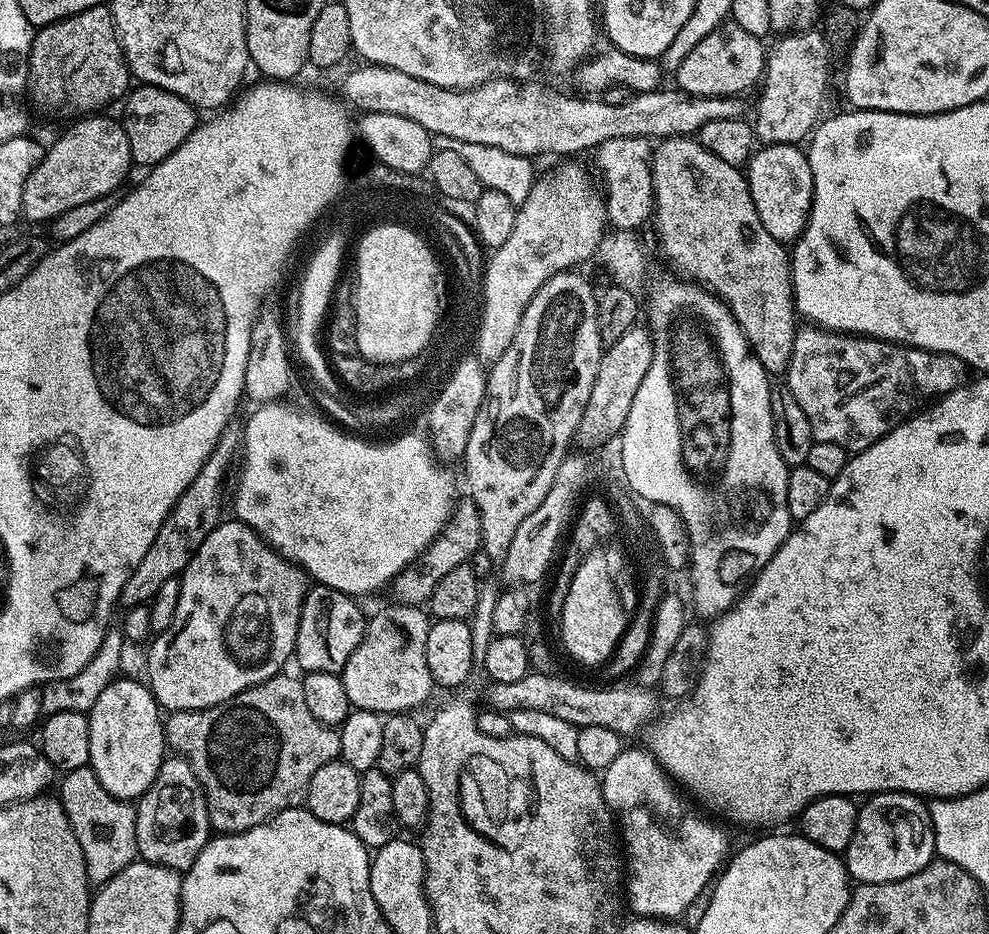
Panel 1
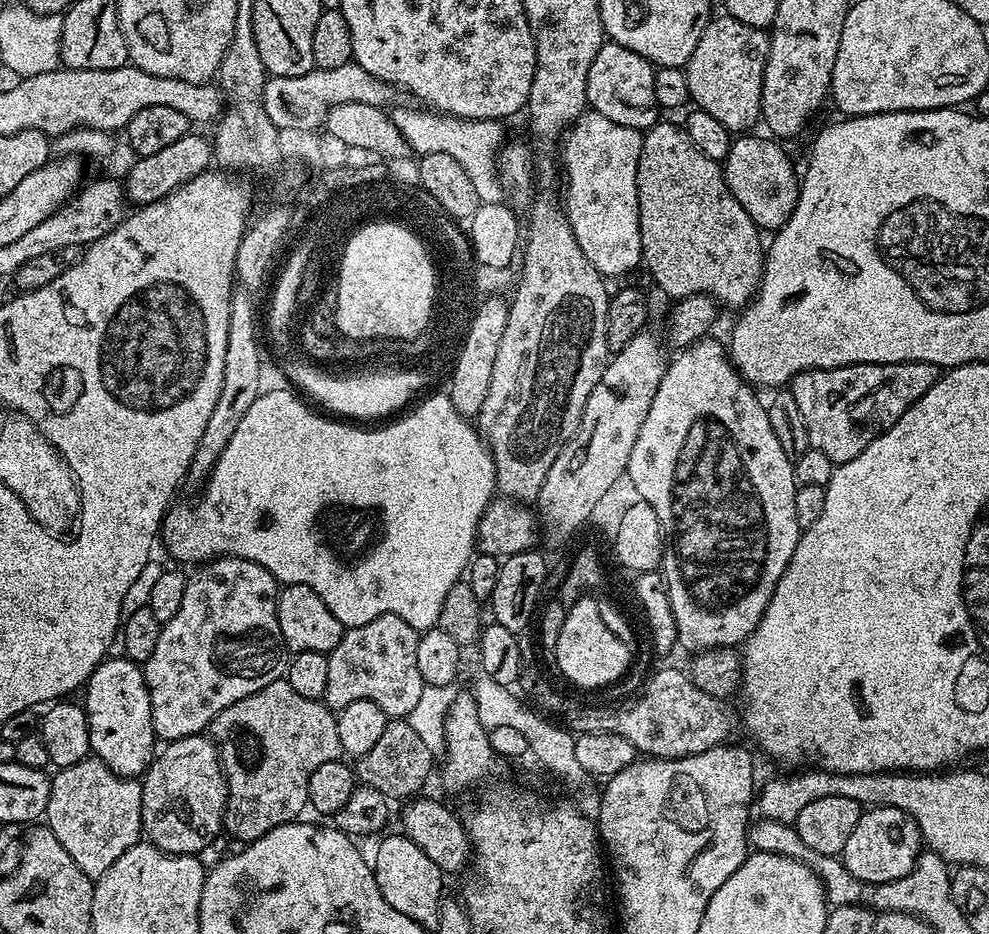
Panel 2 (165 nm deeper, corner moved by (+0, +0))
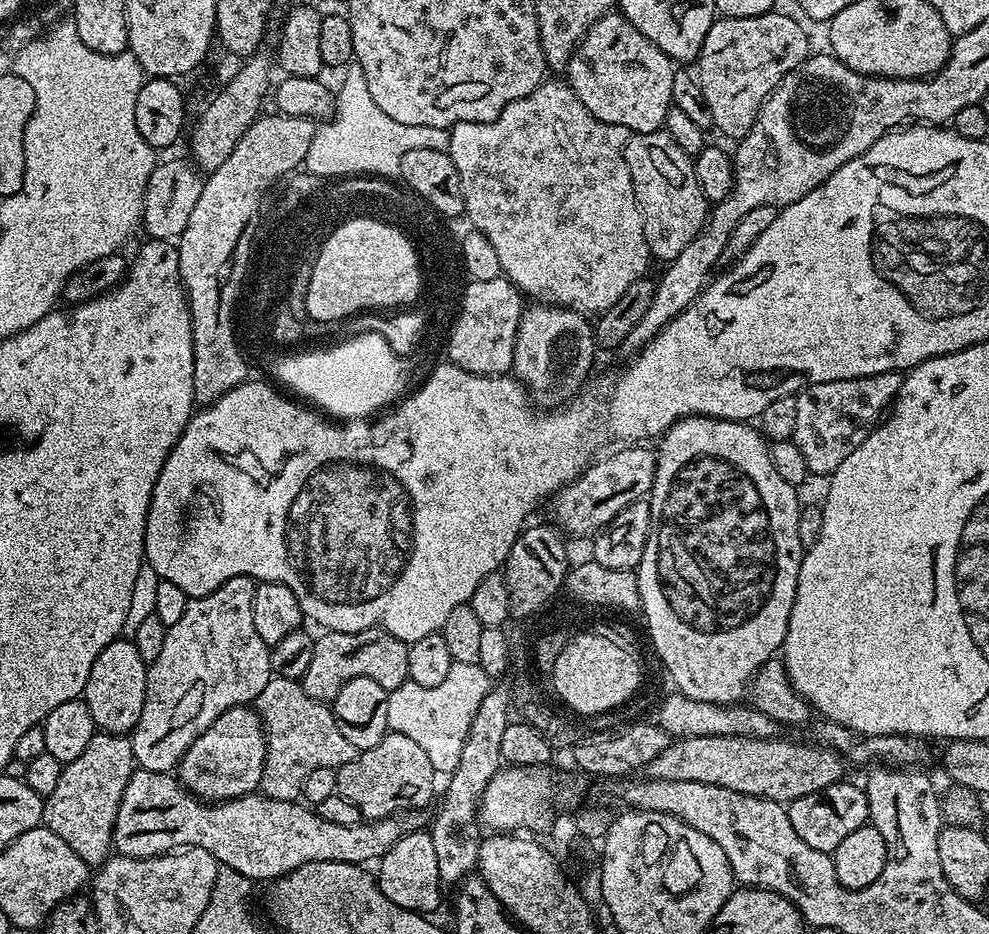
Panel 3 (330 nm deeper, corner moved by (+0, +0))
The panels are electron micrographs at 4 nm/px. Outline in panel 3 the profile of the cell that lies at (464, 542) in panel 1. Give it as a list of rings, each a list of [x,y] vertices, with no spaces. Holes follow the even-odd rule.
[[[648,446],[617,448],[620,449],[609,456],[601,455],[589,464],[583,476],[556,493],[556,520],[570,535],[595,537],[619,512],[626,510],[630,502],[645,499],[651,493],[656,477],[656,452]]]

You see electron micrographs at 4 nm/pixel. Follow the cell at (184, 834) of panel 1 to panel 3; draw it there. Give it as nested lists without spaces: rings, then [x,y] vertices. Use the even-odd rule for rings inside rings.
[[[241,706],[239,708],[231,708],[226,710],[215,720],[215,722],[208,727],[205,732],[198,737],[190,746],[190,750],[186,750],[186,754],[180,759],[178,765],[178,779],[193,796],[199,796],[201,800],[209,802],[223,802],[226,800],[233,800],[239,796],[251,796],[259,789],[260,779],[262,778],[262,770],[266,762],[266,738],[264,737],[264,723],[260,721],[260,715],[256,712],[255,707]]]

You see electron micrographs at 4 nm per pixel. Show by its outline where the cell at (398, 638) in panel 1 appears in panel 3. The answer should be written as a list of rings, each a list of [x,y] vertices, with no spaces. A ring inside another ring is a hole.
[[[379,626],[358,630],[357,632],[321,631],[314,639],[314,655],[310,658],[310,666],[306,666],[306,674],[300,685],[310,694],[310,698],[330,702],[338,694],[338,690],[350,678],[374,678],[378,686],[388,693],[398,686],[409,683],[408,679],[408,645],[403,640],[394,638]]]

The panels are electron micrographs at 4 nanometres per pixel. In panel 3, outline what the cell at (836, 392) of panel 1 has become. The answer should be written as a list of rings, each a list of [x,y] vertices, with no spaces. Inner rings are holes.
[[[883,372],[859,376],[838,382],[810,384],[796,393],[798,422],[794,425],[792,441],[802,450],[809,473],[827,477],[836,472],[846,458],[867,438],[881,419],[880,411],[887,409],[900,392],[900,372]]]

